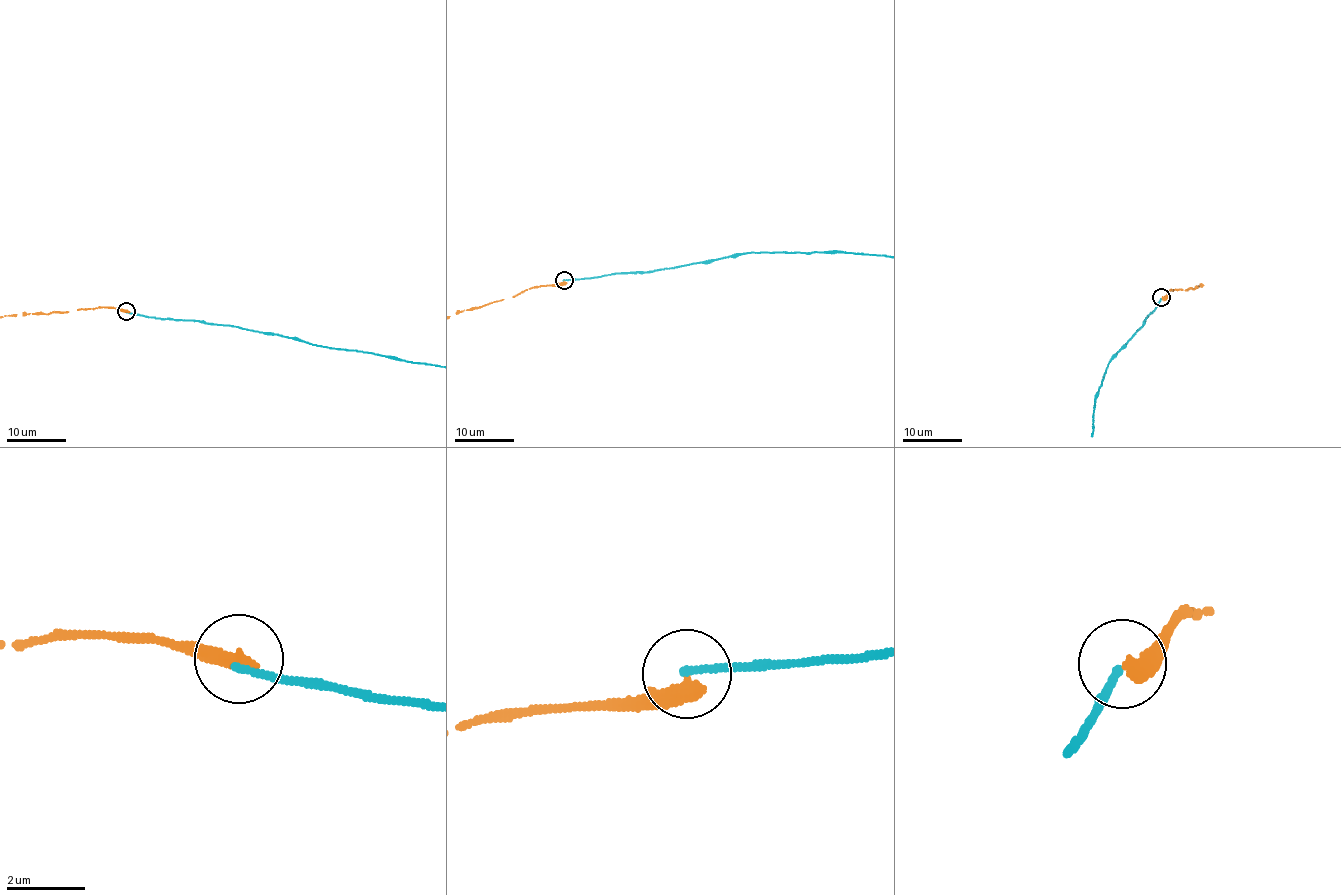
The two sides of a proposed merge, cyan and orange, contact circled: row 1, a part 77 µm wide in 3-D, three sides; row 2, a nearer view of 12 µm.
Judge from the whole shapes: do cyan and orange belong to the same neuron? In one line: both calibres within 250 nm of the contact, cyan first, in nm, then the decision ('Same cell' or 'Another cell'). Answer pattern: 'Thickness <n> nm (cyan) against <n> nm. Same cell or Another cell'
Thickness 180 nm (cyan) against 400 nm. Another cell

